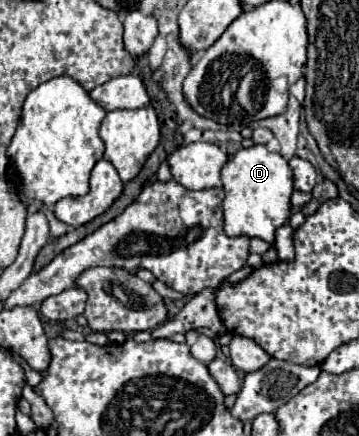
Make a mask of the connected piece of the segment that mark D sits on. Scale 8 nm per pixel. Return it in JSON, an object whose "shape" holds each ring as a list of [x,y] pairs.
{"shape":[[[265,145],[239,149],[221,169],[225,189],[223,201],[223,229],[229,237],[259,237],[265,243],[275,243],[275,229],[291,217],[293,171],[279,153],[269,153]]]}

